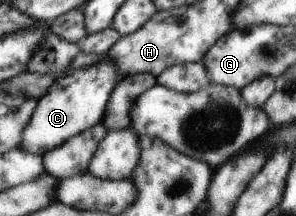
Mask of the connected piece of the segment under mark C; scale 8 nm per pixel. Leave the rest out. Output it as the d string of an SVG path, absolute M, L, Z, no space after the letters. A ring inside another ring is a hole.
M107 61L58 79L48 94L37 102L35 114L24 129L21 148L26 152L44 156L76 135L82 134L87 128L100 123L104 107L107 106L107 100L118 80L115 66Z

